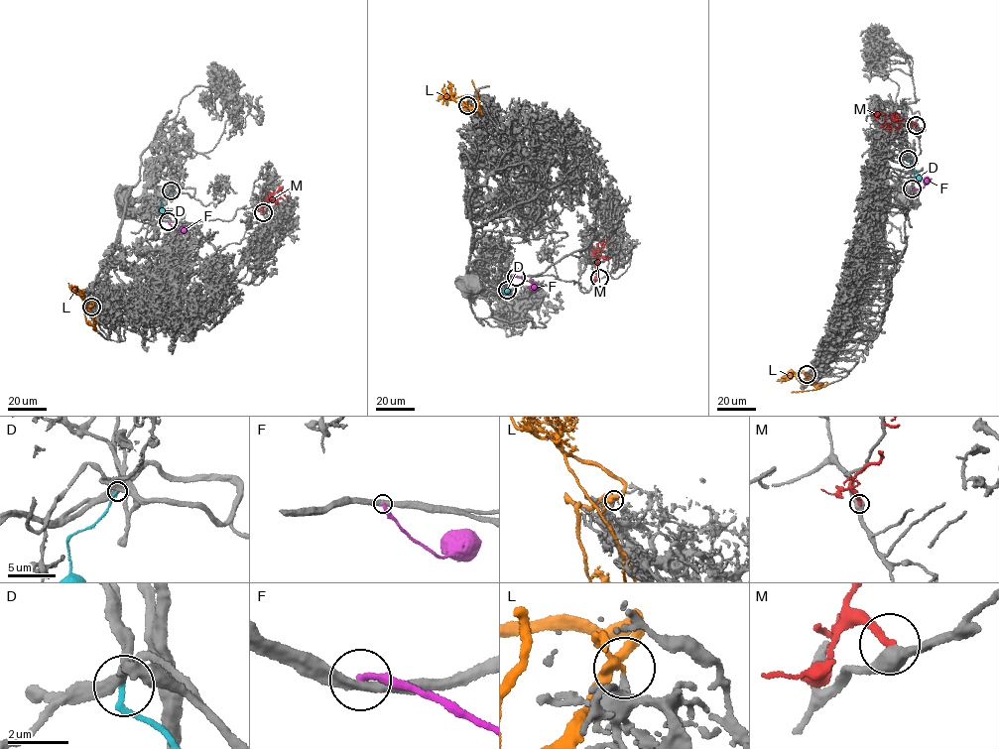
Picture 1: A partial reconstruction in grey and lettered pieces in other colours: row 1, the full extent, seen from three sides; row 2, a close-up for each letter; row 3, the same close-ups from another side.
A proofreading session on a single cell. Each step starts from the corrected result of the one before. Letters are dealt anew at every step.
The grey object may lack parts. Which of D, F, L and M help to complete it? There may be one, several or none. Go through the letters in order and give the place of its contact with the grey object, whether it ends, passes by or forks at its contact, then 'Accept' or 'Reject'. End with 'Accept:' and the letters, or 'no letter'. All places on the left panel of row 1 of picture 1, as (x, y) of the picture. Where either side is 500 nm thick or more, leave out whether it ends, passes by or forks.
D: Touches grey at (171, 190). It ends there. Reject
F: Touches grey at (168, 221). It ends there. Reject
L: Touches grey at (91, 307). It forks there. Reject
M: Touches grey at (263, 212). Reject
Accept: no letter

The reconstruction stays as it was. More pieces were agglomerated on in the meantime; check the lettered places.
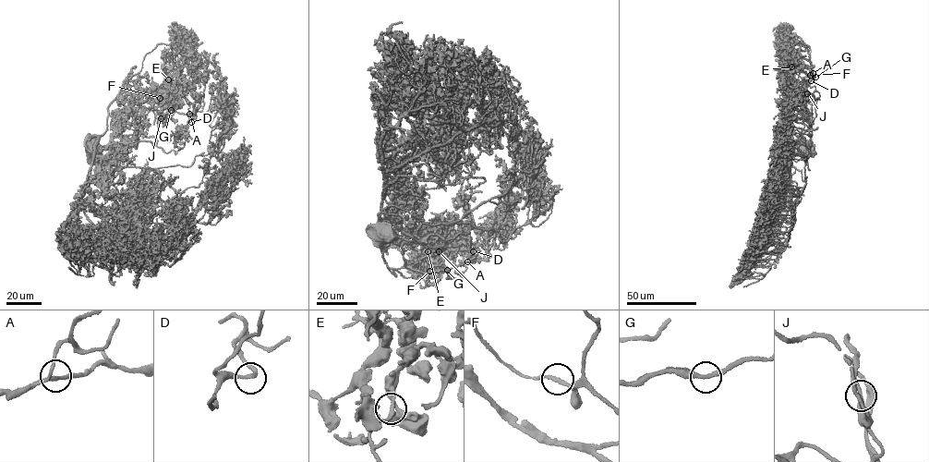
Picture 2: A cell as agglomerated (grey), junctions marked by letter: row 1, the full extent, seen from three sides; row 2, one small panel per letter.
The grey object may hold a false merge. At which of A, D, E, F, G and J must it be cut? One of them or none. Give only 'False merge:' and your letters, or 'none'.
False merge: none

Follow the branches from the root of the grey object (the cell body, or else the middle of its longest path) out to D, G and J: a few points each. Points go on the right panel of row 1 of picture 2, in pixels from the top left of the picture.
D: (805, 148), (791, 130), (790, 118), (797, 86), (802, 79), (812, 79), (814, 75), (811, 80)
G: (805, 148), (791, 130), (790, 118), (798, 86), (802, 79), (814, 77)
J: (805, 148), (799, 139), (795, 141), (794, 153), (809, 124), (808, 113), (813, 109), (807, 93)

